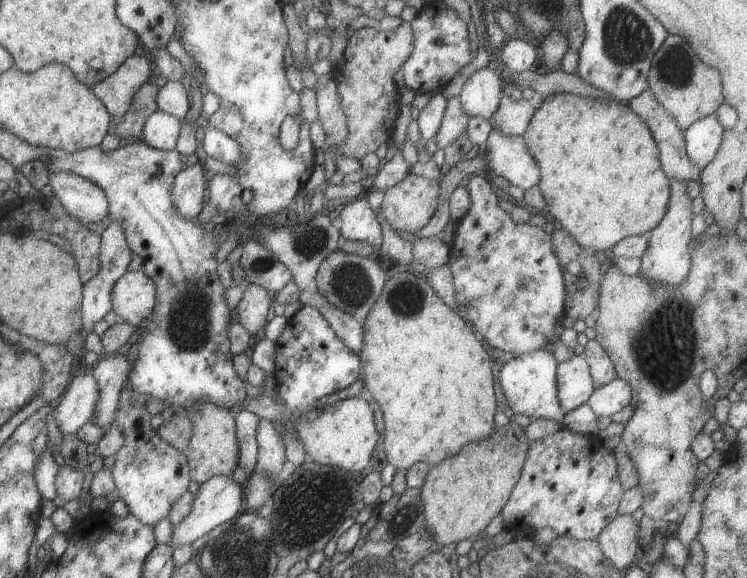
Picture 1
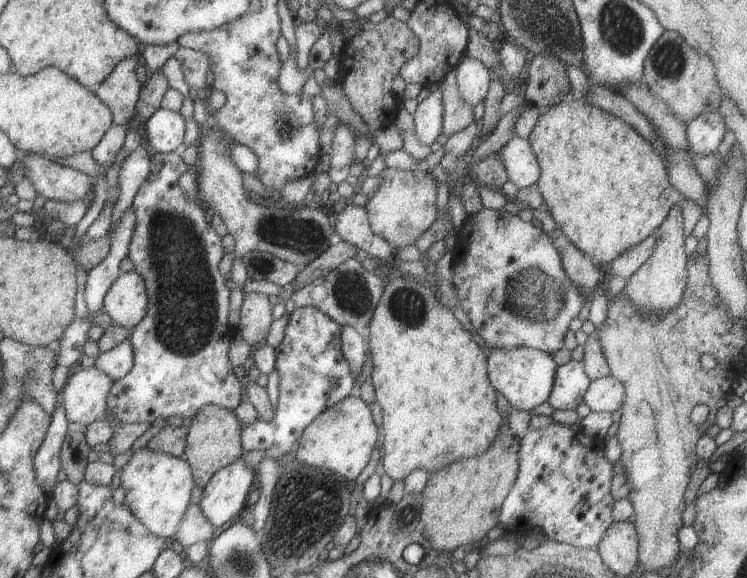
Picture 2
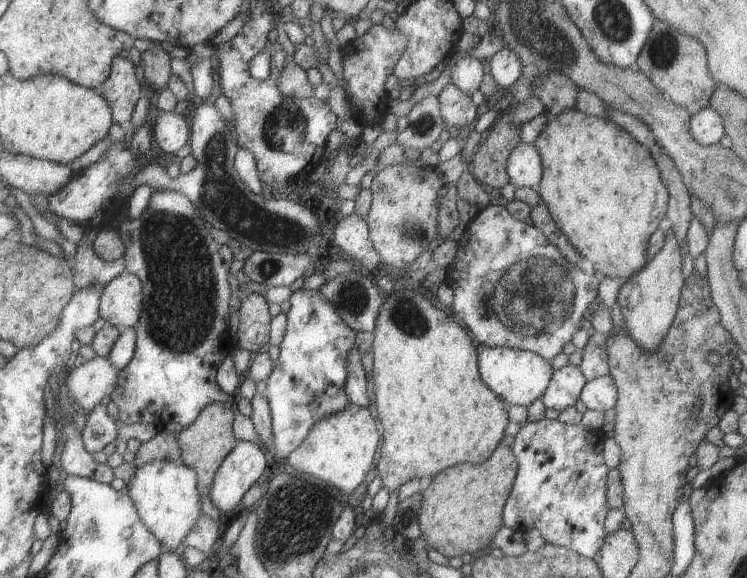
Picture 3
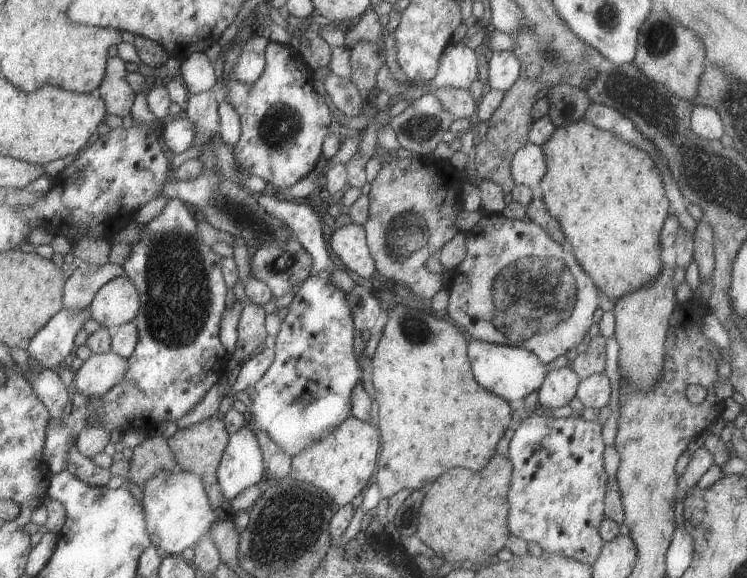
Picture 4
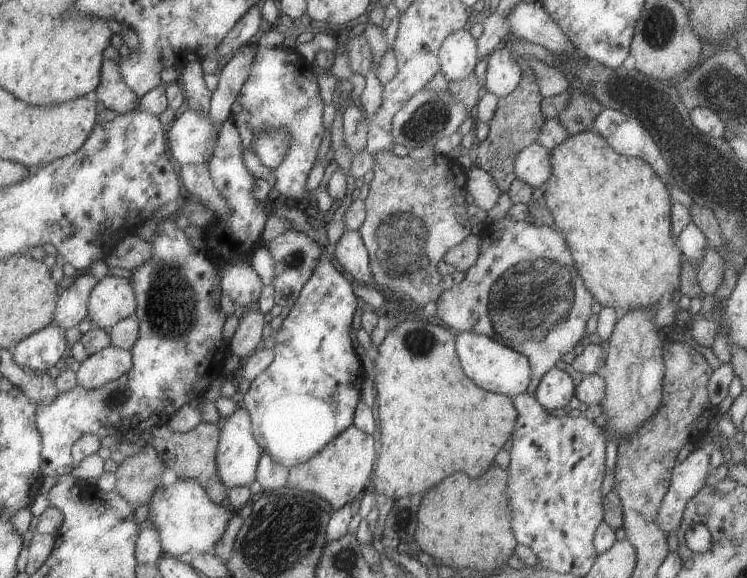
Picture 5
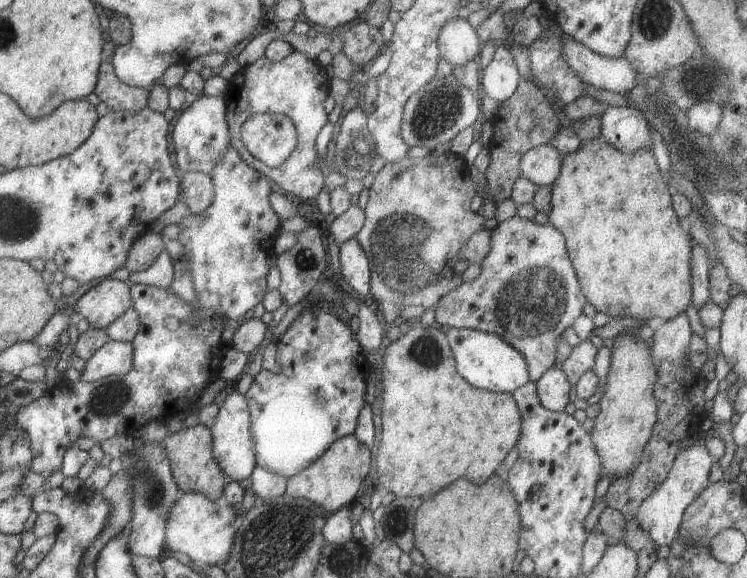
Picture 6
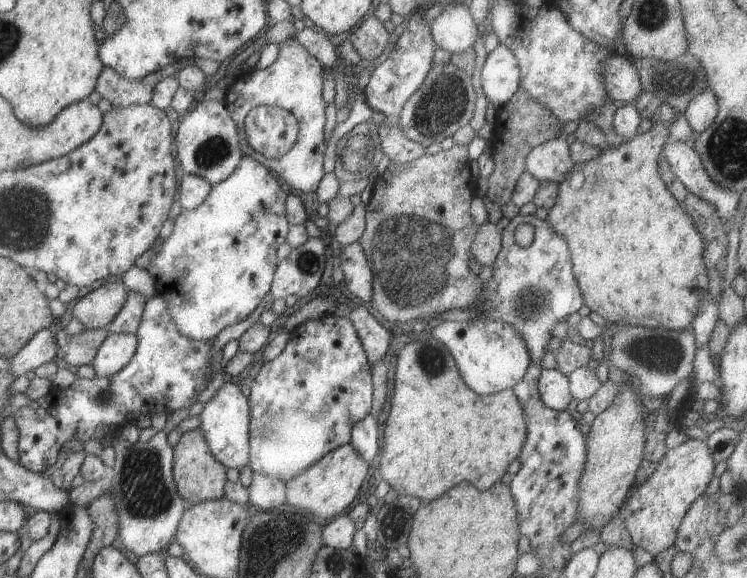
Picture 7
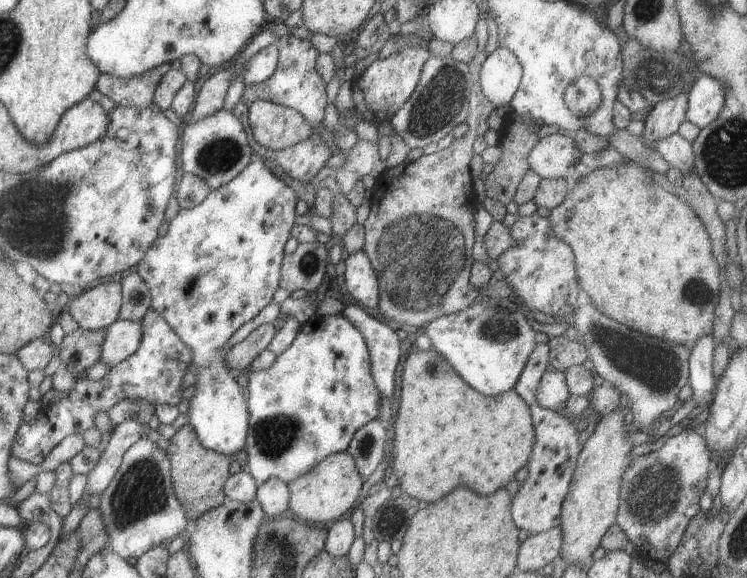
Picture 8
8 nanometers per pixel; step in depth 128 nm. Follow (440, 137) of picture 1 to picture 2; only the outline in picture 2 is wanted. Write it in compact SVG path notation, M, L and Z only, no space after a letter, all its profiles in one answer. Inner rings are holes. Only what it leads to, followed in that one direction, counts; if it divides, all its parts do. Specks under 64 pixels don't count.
M456 68L439 84L444 94L444 132L448 136L469 128L475 122L473 105L468 103L458 85Z

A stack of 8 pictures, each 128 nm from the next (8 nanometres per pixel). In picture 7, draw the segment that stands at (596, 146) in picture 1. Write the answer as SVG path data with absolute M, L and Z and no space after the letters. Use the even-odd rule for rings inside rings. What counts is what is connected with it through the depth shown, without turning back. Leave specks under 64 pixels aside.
M661 102L658 106L659 117L657 120L651 119L651 129L642 134L635 135L632 139L619 143L618 145L607 146L606 149L598 152L595 158L587 159L582 163L573 163L570 171L565 178L558 183L558 191L553 206L548 210L547 220L550 222L552 229L560 234L567 243L570 259L572 262L573 274L581 291L584 304L595 314L604 318L606 322L617 323L620 320L635 327L661 327L667 330L683 330L690 328L690 322L695 316L699 301L707 295L708 276L702 259L703 241L697 229L693 226L692 220L683 210L682 205L668 191L662 176L658 171L657 160L661 155L661 145L668 140L668 126L674 121L677 110L670 107L667 103Z

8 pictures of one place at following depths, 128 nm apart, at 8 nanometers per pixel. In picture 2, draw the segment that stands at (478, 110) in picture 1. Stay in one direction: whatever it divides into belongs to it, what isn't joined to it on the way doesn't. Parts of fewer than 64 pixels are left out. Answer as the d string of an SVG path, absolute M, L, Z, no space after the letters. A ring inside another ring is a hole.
M467 57L457 66L456 71L464 99L473 106L477 106L481 100L484 101L492 78L489 78L489 70L481 64L481 60Z

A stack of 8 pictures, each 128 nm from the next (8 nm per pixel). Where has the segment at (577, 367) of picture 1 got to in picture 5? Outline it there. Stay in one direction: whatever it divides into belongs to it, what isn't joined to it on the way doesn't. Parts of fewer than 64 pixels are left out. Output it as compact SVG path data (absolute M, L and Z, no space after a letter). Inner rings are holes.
M552 367L539 380L534 398L545 410L555 410L567 406L574 397L573 380L564 372Z

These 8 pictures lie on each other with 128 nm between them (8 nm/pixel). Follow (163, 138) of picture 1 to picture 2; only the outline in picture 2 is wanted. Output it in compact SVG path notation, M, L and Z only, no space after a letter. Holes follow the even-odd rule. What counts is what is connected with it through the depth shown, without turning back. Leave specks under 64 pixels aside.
M159 108L146 123L143 131L156 152L171 154L181 151L185 140L187 121L179 114L165 108Z

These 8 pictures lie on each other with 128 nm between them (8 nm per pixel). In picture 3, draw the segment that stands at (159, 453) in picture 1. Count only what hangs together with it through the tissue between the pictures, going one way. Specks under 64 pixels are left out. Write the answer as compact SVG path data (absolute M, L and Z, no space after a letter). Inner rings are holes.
M159 460L138 468L128 486L141 518L169 551L178 552L184 547L185 538L203 516L199 486L198 475L193 468L171 460Z

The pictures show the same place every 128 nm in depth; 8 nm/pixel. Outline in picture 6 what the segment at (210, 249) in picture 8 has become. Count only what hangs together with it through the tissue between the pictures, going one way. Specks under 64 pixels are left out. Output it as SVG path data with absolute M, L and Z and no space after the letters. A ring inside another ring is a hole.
M231 144L231 148L227 149L224 152L224 155L221 157L221 160L217 163L216 169L212 174L215 186L216 186L216 197L213 201L213 204L205 210L204 213L195 214L191 213L189 216L186 216L181 220L180 227L181 232L179 237L176 238L177 241L180 241L184 246L185 250L185 258L188 260L190 264L190 273L191 279L193 280L193 286L195 292L197 292L198 301L200 307L194 308L194 317L214 317L215 315L221 316L224 314L223 318L229 318L236 321L241 320L243 314L245 312L249 312L251 308L255 308L259 302L263 302L267 288L267 274L269 274L269 262L267 262L267 257L271 257L273 255L273 246L276 238L280 233L280 219L279 214L273 210L273 206L271 206L271 202L269 202L269 196L271 196L271 179L268 179L261 171L255 170L242 156L241 153L237 150L237 147L233 147ZM234 390L228 396L226 403L219 408L217 419L212 426L212 433L214 454L226 476L233 481L240 481L243 478L251 479L259 464L252 431L252 412L246 395L239 394L237 390Z

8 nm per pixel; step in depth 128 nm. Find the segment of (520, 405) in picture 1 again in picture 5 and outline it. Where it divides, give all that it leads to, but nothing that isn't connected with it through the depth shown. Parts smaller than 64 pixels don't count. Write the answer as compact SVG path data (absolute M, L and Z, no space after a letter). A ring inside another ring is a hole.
M465 331L457 336L457 352L465 373L477 386L481 386L482 390L505 394L512 398L528 389L532 378L528 359L511 347L505 347L493 338Z

